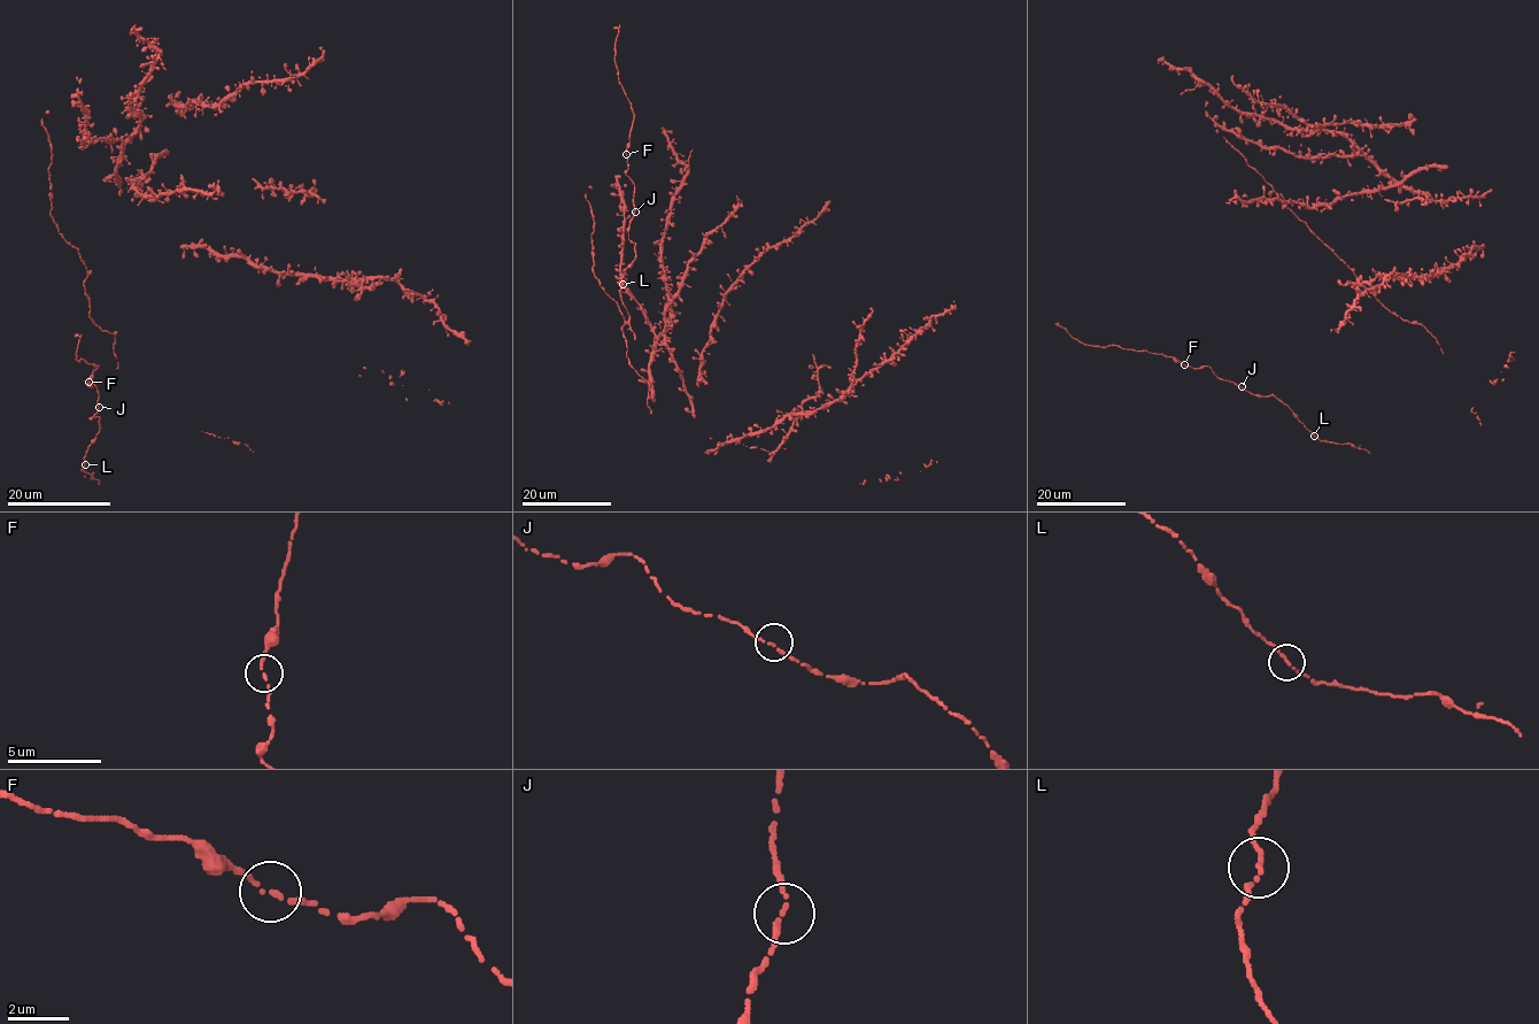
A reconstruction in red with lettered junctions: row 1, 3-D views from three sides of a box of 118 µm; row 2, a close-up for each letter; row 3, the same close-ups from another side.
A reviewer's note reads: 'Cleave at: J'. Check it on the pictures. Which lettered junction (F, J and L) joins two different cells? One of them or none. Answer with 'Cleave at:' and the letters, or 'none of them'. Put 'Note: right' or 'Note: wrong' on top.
Note: wrong
Cleave at: none of them

